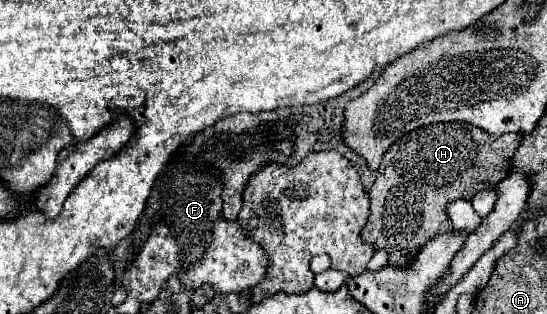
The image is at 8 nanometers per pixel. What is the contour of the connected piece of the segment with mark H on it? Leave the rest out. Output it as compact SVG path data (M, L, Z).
M444 121L444 123L430 123L422 125L398 139L376 171L376 183L370 187L370 217L366 227L362 229L362 239L376 249L386 249L390 253L388 263L404 267L406 263L414 261L418 247L432 239L440 231L450 231L452 221L446 215L448 203L456 199L472 199L482 189L496 187L512 167L512 157L522 141L520 133L506 133L506 135L490 135L480 127L464 121Z

